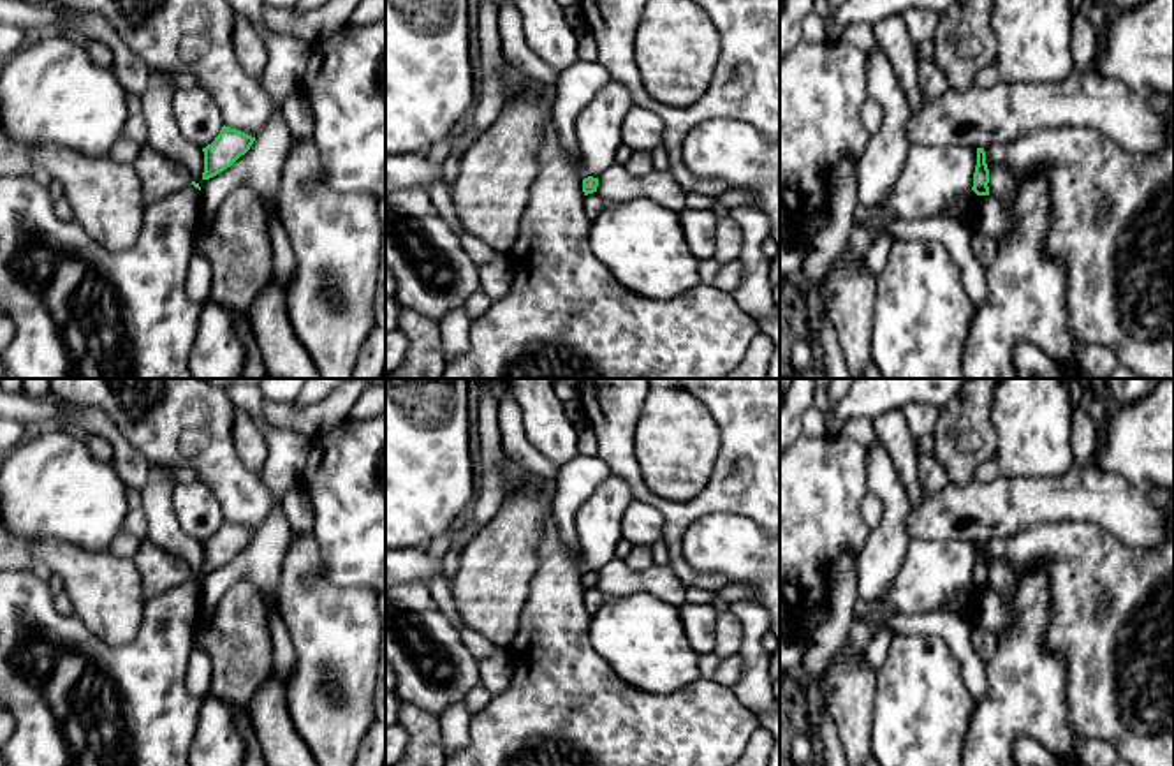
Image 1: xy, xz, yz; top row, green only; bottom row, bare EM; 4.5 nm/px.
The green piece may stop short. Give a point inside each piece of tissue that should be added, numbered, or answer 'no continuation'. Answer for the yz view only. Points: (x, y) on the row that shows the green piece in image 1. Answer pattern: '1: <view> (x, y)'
no continuation

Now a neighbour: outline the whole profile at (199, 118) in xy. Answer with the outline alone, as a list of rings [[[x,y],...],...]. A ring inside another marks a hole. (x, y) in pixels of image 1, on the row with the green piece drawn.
[[[201,86],[176,90],[172,111],[185,139],[199,148],[211,144],[224,127],[218,104]]]

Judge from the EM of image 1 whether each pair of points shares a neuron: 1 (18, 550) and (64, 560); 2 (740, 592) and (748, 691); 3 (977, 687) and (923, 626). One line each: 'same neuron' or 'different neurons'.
1: different neurons
2: different neurons
3: same neuron

